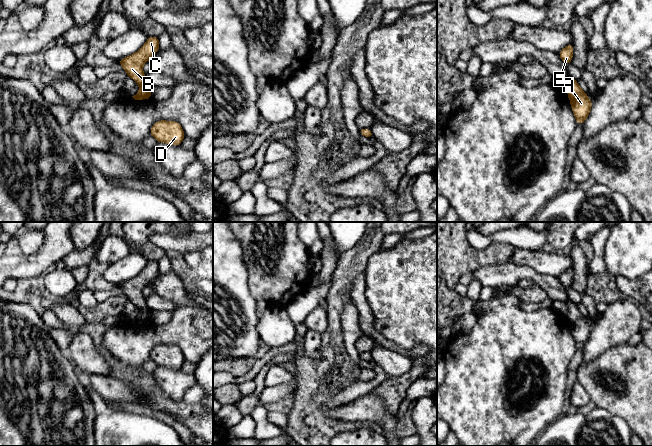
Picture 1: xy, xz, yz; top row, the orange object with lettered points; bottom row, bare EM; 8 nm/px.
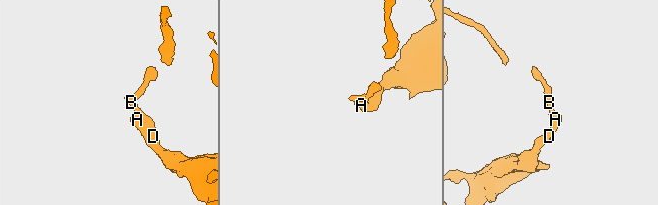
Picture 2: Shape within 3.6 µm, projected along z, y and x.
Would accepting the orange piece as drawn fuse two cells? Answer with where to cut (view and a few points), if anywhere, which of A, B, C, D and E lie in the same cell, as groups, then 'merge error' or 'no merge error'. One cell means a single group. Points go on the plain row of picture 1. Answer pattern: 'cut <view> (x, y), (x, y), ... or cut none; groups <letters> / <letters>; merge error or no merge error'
cut none; groups A B C D E; no merge error

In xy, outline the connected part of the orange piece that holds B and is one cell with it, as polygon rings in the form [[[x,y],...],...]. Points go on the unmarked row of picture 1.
[[[148,261],[146,267],[138,276],[118,285],[126,295],[127,299],[140,309],[138,318],[132,320],[135,324],[148,323],[152,321],[151,310],[146,305],[142,291],[144,287],[150,284],[159,273],[159,262]]]

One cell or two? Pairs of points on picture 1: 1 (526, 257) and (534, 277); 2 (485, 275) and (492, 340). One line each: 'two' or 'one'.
1: two
2: two

